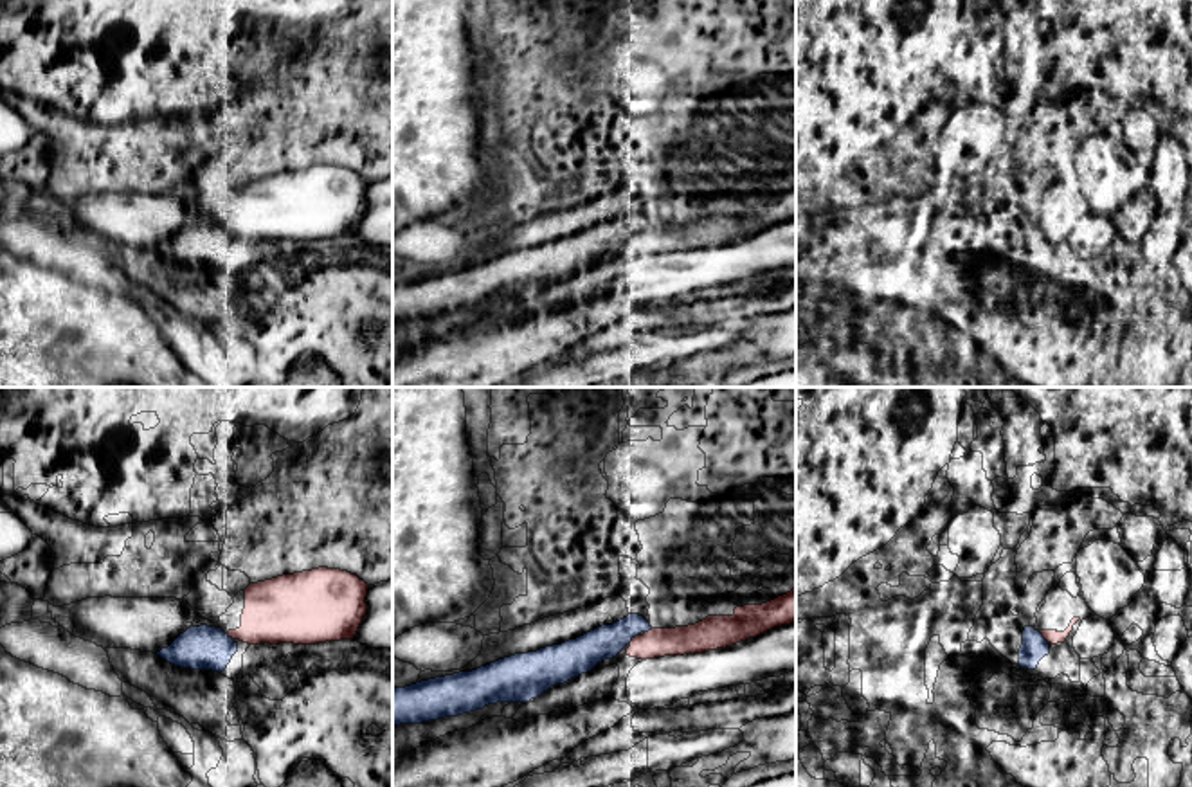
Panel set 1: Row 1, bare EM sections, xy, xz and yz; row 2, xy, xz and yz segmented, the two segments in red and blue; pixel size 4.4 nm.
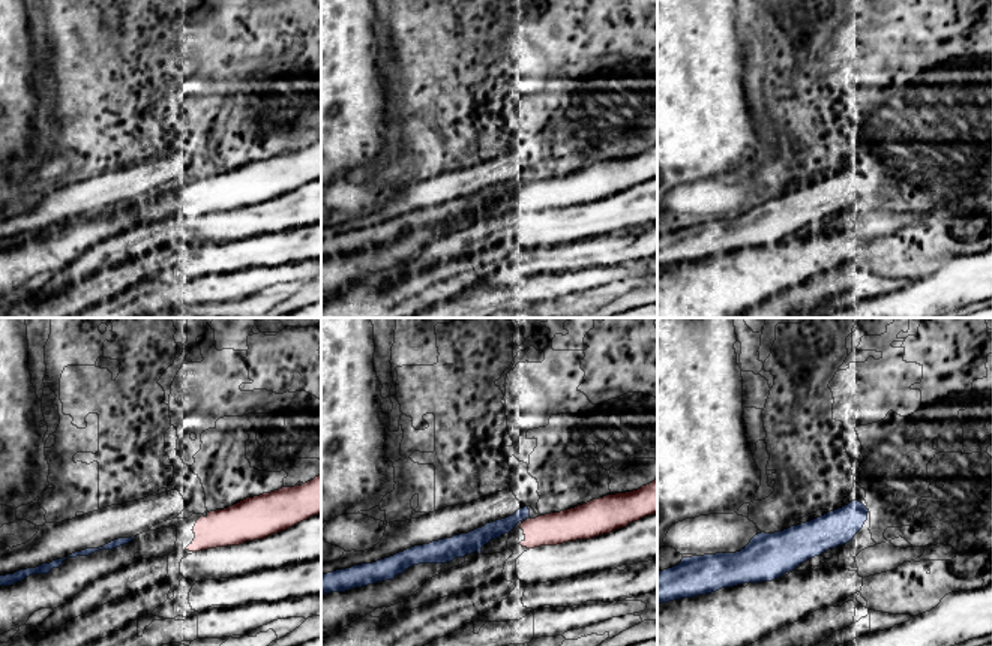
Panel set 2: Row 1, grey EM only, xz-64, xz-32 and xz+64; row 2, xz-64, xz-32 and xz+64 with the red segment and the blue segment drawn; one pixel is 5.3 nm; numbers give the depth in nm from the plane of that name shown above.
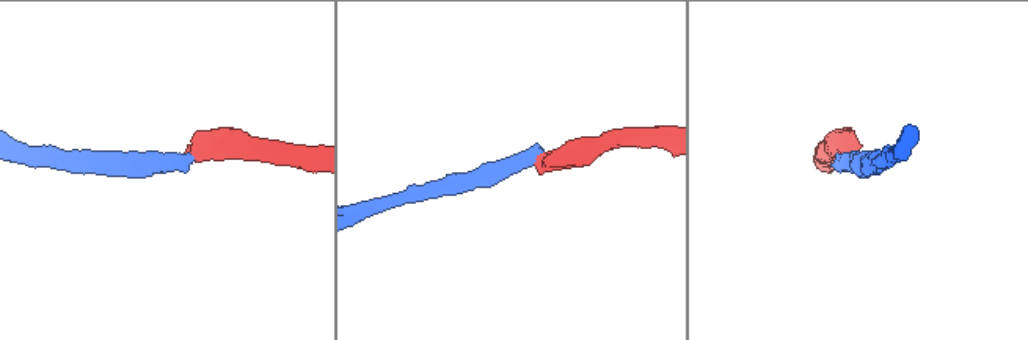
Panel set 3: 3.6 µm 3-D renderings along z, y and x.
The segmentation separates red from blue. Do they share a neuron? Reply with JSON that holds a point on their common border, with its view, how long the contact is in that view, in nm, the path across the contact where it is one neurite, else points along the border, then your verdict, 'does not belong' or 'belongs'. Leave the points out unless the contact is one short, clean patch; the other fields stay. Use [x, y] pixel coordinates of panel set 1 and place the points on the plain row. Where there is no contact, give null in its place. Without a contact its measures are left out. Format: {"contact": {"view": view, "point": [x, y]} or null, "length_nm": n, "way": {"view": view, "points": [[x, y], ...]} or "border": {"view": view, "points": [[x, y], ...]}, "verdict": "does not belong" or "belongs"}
{"contact": {"view": "yz", "point": [1045, 235]}, "length_nm": 60, "verdict": "does not belong"}

